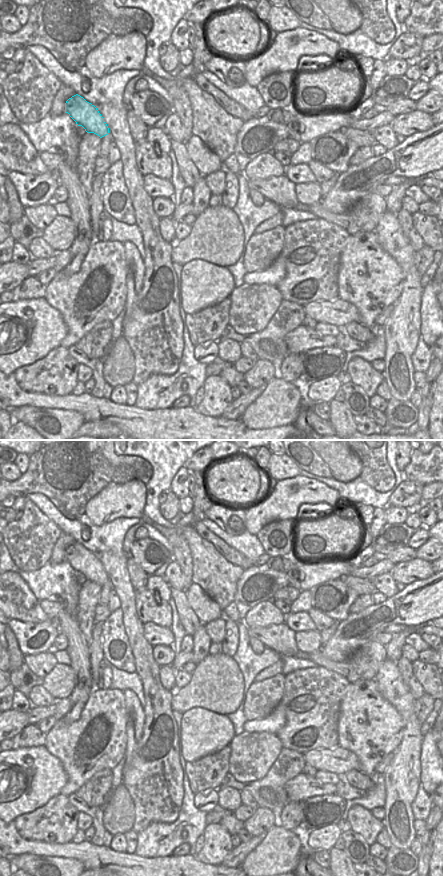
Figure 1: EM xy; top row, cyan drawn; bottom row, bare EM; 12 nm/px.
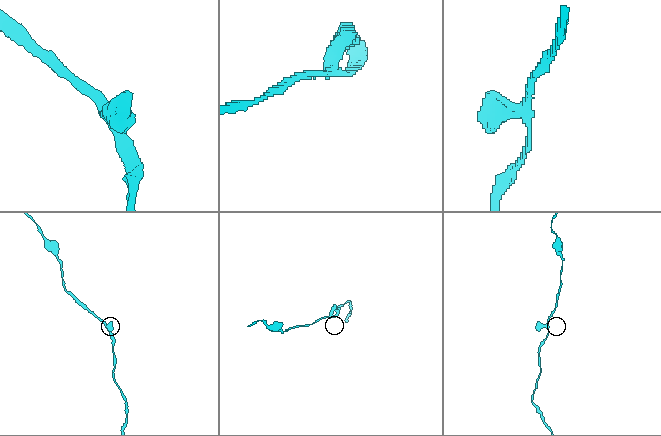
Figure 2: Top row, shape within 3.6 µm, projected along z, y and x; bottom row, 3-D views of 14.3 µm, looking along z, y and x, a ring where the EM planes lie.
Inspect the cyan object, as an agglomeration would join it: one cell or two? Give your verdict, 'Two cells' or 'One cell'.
One cell

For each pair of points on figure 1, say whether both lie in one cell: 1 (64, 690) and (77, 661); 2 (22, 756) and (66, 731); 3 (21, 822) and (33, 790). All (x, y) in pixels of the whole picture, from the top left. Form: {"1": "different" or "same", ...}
{"1": "different", "2": "different", "3": "different"}

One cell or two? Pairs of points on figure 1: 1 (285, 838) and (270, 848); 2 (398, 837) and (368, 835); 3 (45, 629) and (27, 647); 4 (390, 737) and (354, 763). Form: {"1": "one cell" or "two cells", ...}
{"1": "one cell", "2": "two cells", "3": "one cell", "4": "two cells"}

